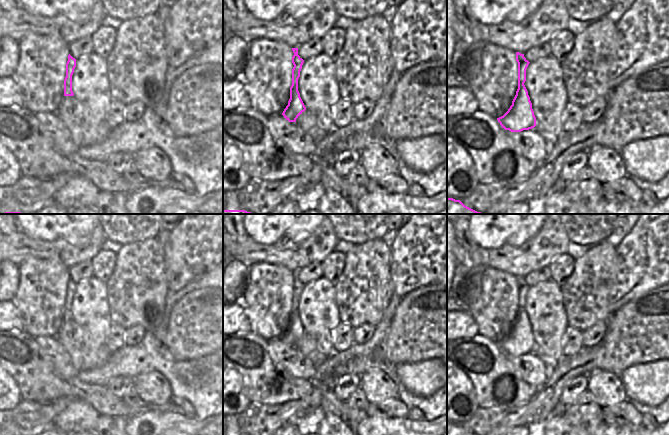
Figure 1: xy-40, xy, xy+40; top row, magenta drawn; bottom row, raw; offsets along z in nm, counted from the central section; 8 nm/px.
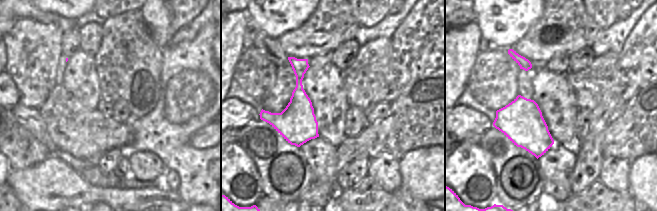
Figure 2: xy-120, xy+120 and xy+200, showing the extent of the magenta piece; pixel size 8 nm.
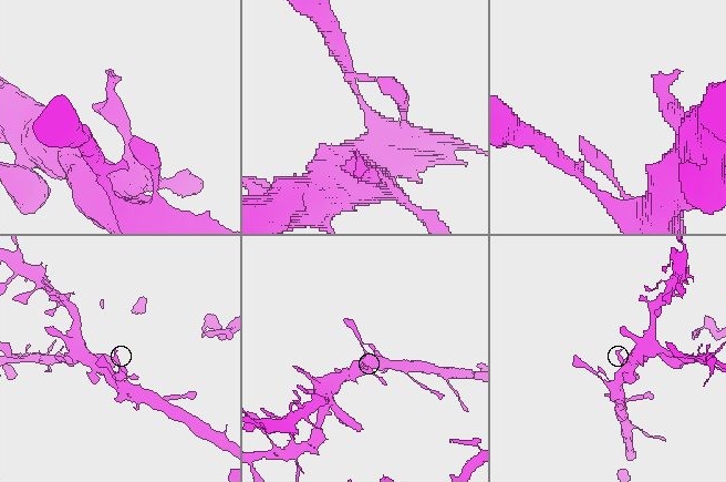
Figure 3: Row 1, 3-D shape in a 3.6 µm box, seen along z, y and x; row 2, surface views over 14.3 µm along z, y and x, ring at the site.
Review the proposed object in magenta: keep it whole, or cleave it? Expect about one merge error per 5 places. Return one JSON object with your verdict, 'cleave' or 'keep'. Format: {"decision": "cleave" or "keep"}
{"decision": "keep"}

